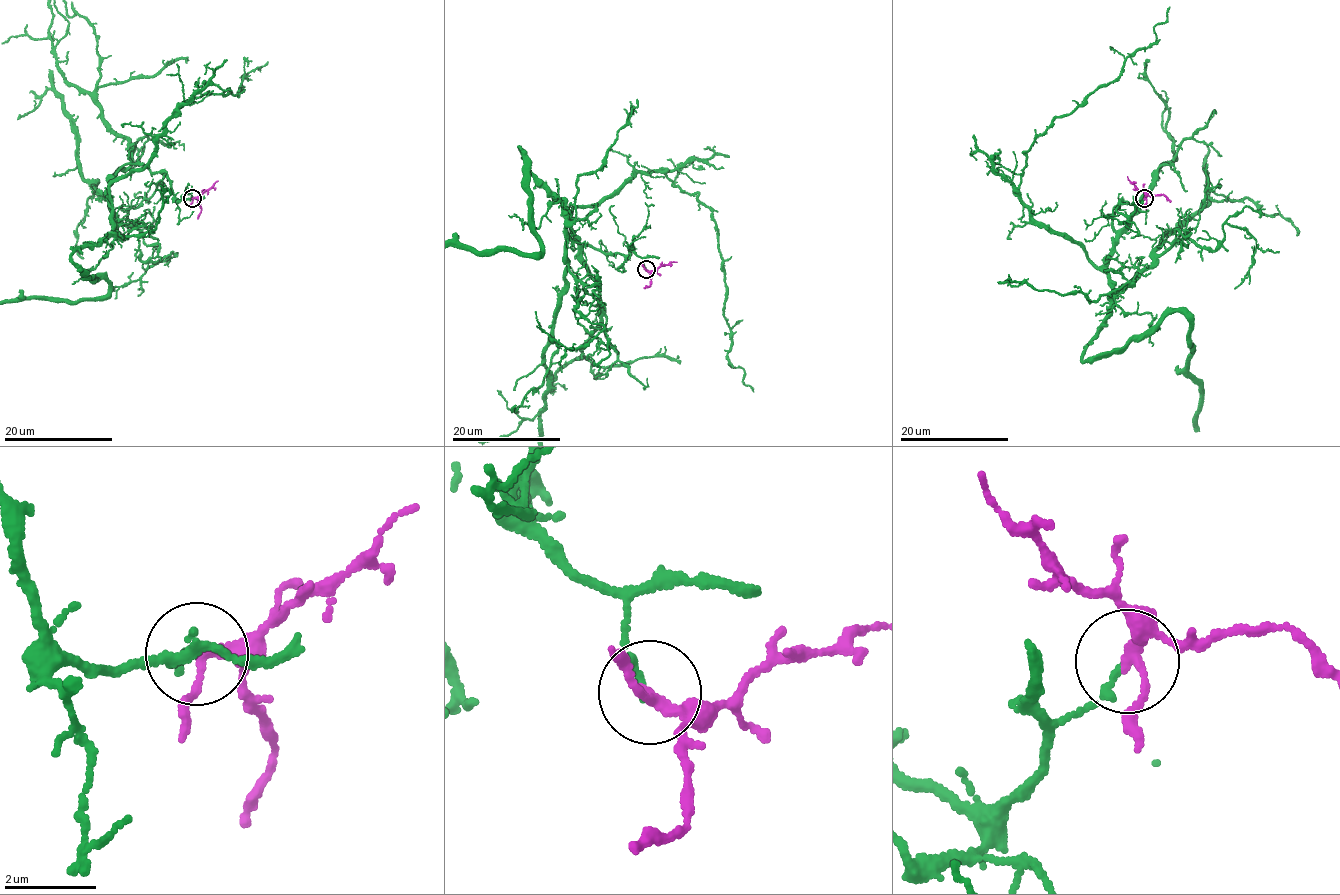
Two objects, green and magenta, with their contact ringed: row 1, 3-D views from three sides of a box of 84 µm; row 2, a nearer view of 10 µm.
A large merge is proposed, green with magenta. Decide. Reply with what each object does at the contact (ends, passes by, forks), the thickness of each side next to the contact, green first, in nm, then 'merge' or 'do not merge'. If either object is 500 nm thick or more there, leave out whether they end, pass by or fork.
green ends there; magenta passes by; 130 nm thick on the green side, 200 nm on the other; do not merge

